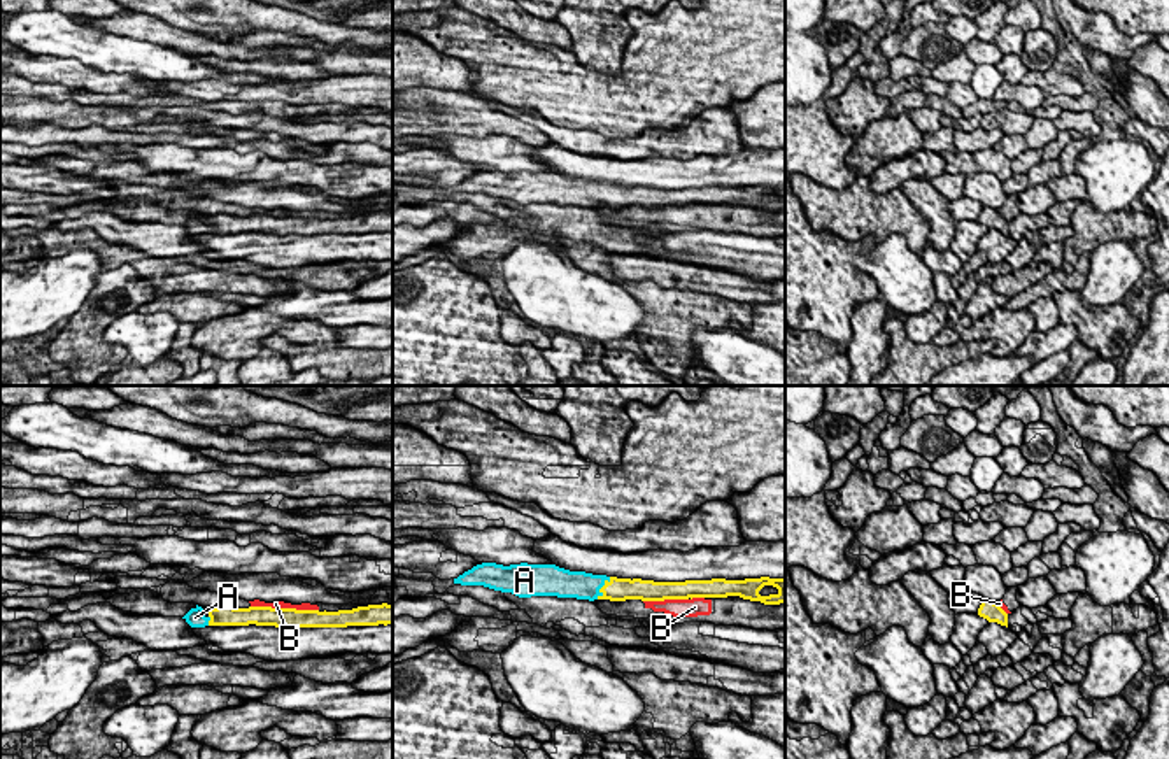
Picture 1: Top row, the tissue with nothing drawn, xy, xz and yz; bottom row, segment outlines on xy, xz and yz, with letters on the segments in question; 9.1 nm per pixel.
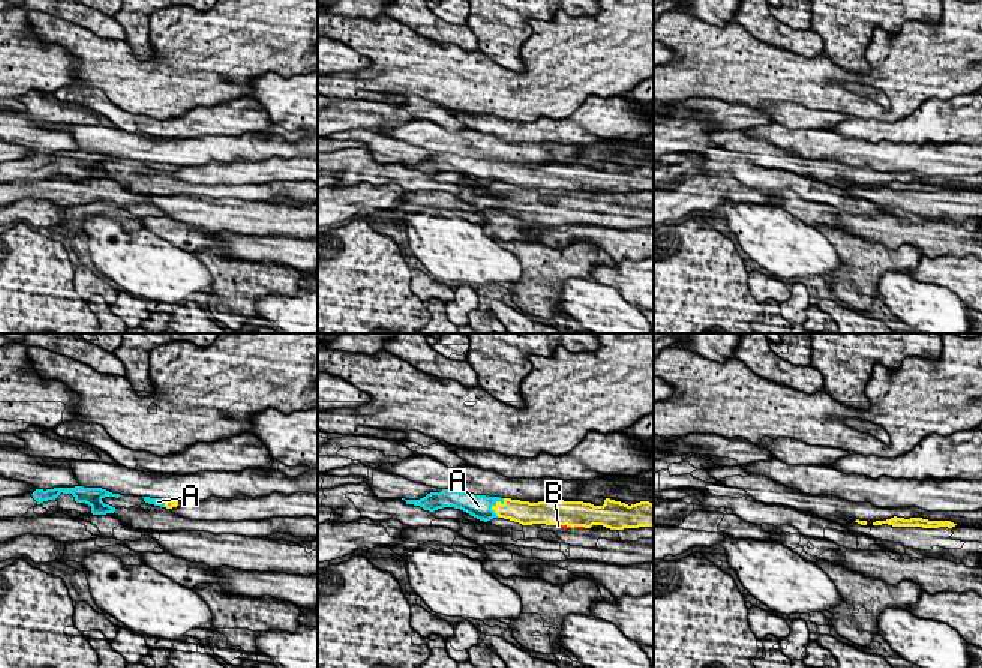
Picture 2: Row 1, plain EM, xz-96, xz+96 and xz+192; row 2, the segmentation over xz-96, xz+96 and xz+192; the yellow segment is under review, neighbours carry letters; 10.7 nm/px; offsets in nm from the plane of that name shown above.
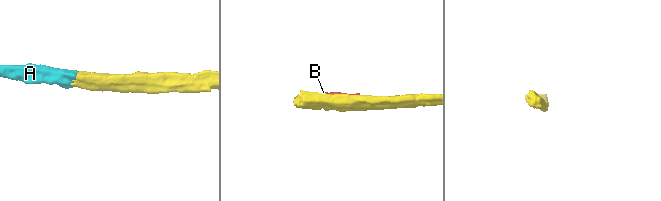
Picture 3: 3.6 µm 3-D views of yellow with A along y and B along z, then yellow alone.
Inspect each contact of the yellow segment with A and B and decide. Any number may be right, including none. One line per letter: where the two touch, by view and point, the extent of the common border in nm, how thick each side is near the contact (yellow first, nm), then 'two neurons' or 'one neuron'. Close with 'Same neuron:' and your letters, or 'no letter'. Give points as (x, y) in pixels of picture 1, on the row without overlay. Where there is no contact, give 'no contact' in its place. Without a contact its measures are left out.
A: xz (602, 195) | 240 nm | 220/260 nm | one neuron
B: xy (284, 216) | 650 nm | 190/60 nm | two neurons
Same neuron: A

